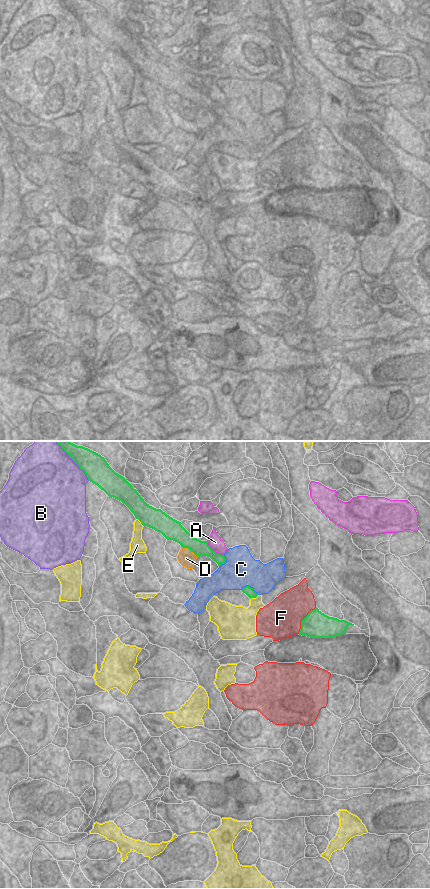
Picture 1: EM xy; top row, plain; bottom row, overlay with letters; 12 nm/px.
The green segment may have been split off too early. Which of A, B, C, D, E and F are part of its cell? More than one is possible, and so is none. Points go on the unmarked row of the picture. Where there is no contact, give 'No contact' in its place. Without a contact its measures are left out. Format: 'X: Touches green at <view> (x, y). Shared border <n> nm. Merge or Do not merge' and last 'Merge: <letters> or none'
A: Touches green at xy (214, 103). Shared border 280 nm. Do not merge
B: Touches green at xy (76, 15). Shared border 500 nm. Do not merge
C: Touches green at xy (250, 139). Shared border 220 nm. Do not merge
D: Touches green at xy (189, 101). Shared border 240 nm. Do not merge
E: Touches green at xy (140, 73). Shared border 140 nm. Do not merge
F: Touches green at xy (303, 171). Shared border 400 nm. Do not merge
Merge: none.

